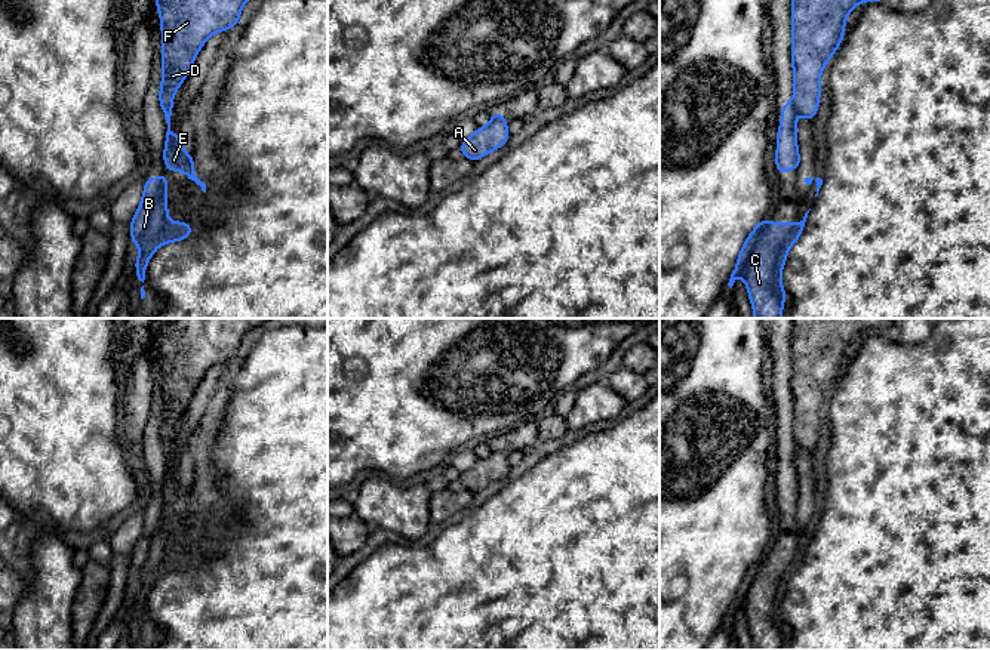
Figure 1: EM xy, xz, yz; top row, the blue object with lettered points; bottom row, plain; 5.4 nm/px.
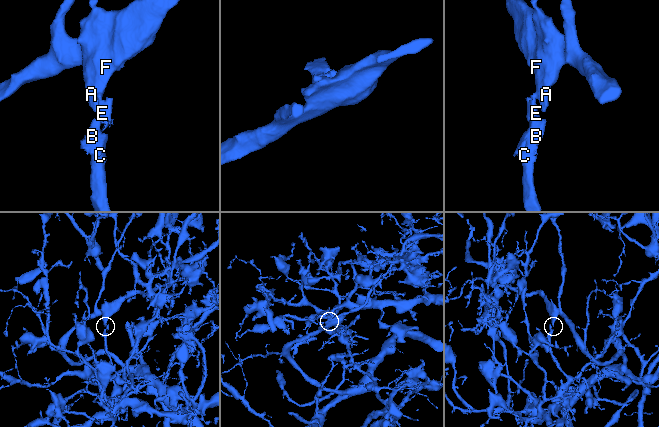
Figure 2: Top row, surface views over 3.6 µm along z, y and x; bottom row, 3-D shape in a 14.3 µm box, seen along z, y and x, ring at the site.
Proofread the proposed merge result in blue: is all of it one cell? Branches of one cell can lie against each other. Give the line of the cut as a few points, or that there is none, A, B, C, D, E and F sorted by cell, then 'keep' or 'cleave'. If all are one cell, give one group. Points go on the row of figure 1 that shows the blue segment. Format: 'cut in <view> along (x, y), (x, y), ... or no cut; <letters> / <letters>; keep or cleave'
cut in yz along (793, 99), (798, 111); A D F / B C E; cleave

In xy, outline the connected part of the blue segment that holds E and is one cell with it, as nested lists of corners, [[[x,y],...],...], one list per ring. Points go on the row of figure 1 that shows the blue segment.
[[[163,107],[163,114],[166,117],[167,123],[167,132],[166,132],[166,142],[165,142],[165,153],[163,153],[163,160],[165,160],[165,167],[166,169],[173,169],[176,172],[184,172],[188,179],[194,181],[197,185],[202,187],[202,191],[206,192],[206,184],[202,182],[196,175],[194,175],[194,161],[193,161],[193,153],[187,154],[181,145],[181,133],[172,133],[170,132],[170,115],[172,115],[172,108],[170,107]]]

